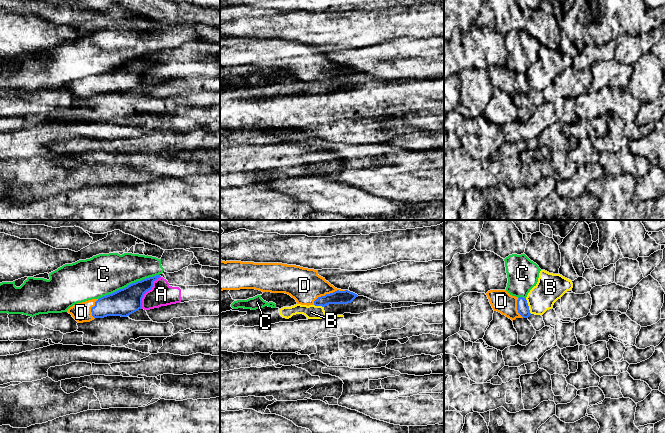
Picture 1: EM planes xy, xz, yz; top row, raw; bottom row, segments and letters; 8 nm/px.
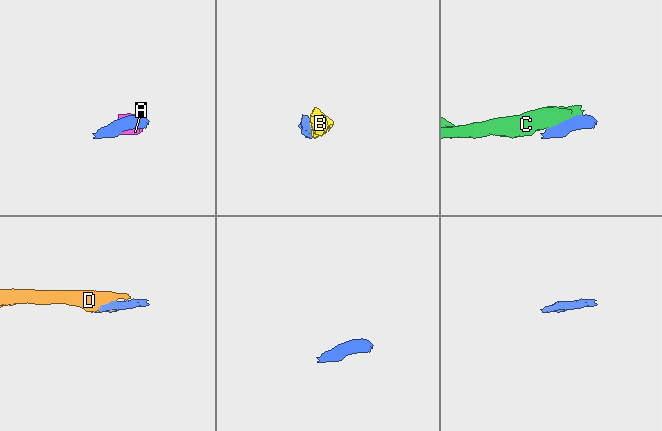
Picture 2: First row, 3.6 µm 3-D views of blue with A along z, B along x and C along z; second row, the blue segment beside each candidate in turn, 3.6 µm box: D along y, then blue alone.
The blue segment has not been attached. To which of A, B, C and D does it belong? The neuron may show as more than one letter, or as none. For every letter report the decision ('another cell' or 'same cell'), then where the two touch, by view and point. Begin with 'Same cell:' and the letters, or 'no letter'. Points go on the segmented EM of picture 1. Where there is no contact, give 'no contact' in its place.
Same cell: D
A: another cell; meets blue in xy at (147, 290)
B: another cell; meets blue in yz at (528, 306)
C: another cell; meets blue in xy at (128, 285)
D: same cell; meets blue in xz at (328, 294)

